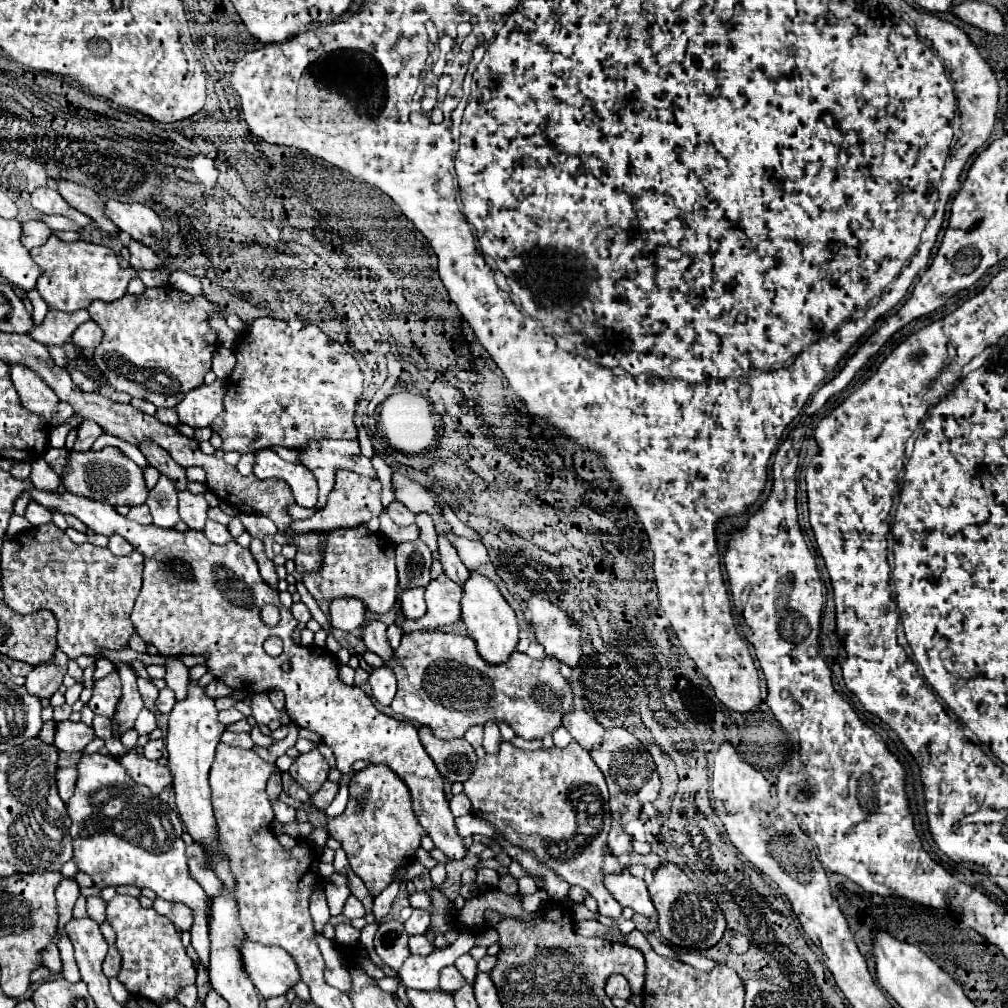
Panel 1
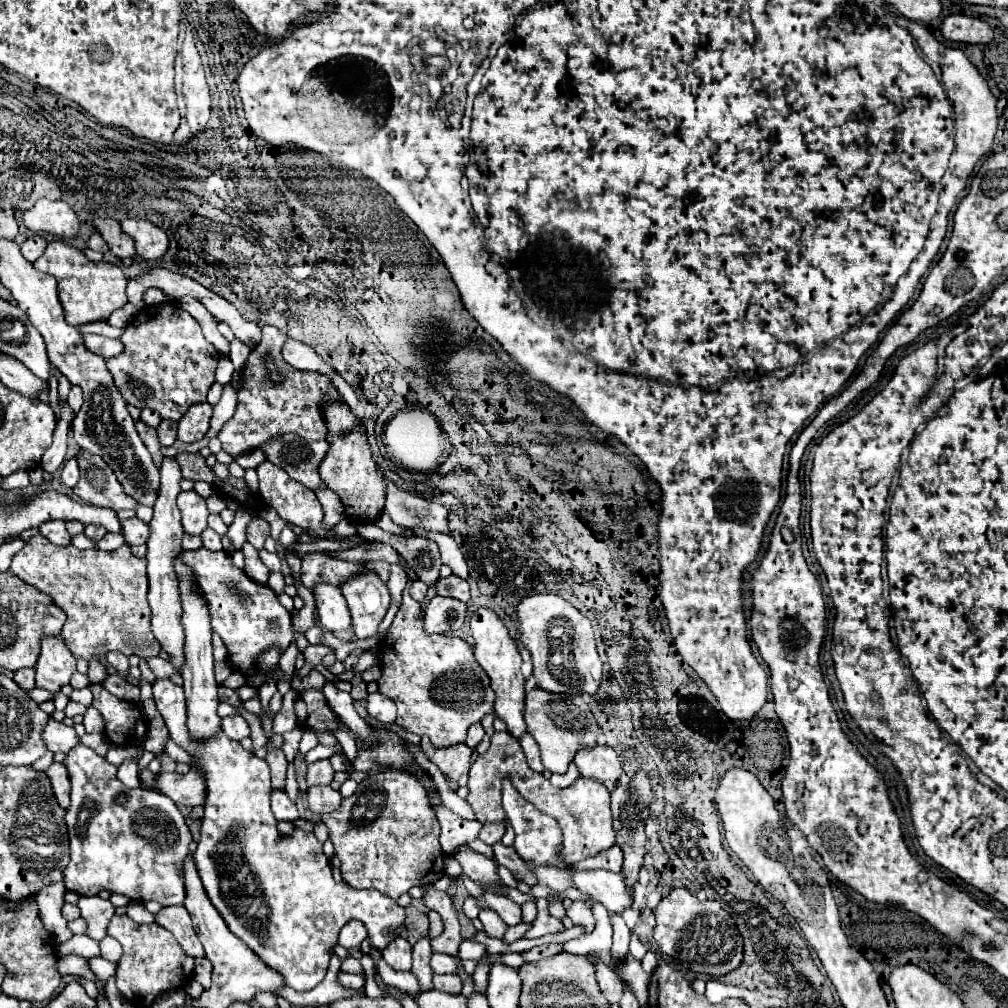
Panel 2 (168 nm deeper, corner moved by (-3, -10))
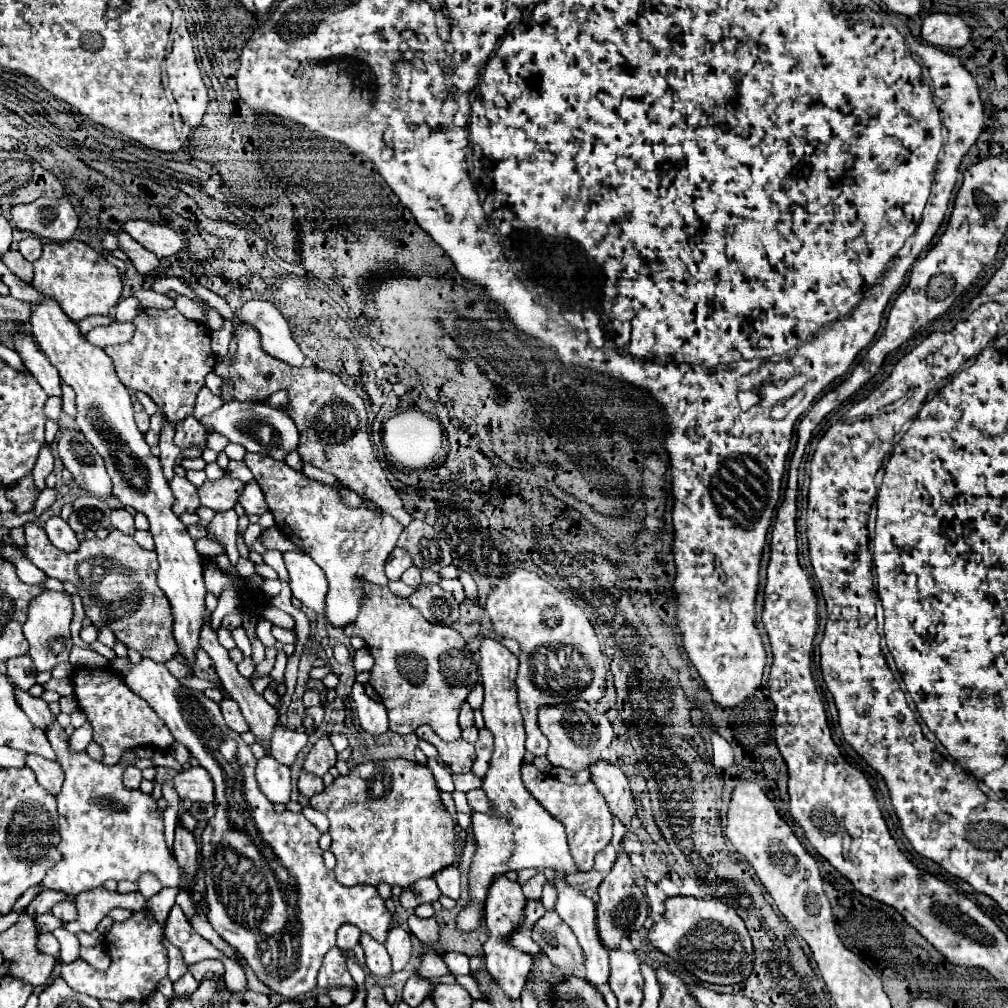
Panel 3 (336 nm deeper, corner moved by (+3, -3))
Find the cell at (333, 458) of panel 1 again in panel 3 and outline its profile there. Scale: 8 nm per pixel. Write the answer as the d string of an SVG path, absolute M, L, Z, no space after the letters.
M230 401L224 403L218 411L214 411L208 417L200 419L202 425L212 427L214 431L226 435L232 443L240 443L242 447L246 447L246 451L254 451L254 453L264 453L270 455L278 461L284 461L286 453L296 451L298 449L298 439L300 439L300 431L296 429L294 421L290 417L286 417L284 413L262 405L262 403L240 403L240 401Z

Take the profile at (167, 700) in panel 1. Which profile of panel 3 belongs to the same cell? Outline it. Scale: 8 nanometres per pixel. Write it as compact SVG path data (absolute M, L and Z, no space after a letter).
M142 659L140 665L132 665L124 677L126 685L142 697L168 725L174 741L186 745L192 757L210 773L214 781L214 807L216 813L202 831L202 867L206 877L206 903L208 921L214 931L232 945L274 993L288 999L302 997L316 987L316 973L324 955L336 945L336 931L342 923L354 923L362 933L368 933L374 941L384 943L392 923L392 913L386 909L384 899L374 885L344 887L336 881L334 873L324 867L322 849L318 845L320 831L302 813L276 813L272 803L260 795L256 783L256 757L242 737L228 729L222 719L220 707L210 701L202 691L180 685L168 669L150 659Z

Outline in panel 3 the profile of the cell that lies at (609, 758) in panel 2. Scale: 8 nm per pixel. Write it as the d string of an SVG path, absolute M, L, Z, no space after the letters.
M604 759L596 761L596 765L590 765L588 771L594 785L608 801L608 807L612 809L612 813L626 825L626 829L630 829L630 819L636 811L636 805L634 805L634 797L628 787L628 777L624 775L624 771L618 765L612 765L610 761L604 761Z

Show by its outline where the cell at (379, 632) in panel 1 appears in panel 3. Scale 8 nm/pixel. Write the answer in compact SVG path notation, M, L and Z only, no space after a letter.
M246 453L244 463L254 473L254 479L266 497L276 525L326 573L330 583L326 595L328 621L336 627L346 627L360 611L364 599L362 587L366 583L388 585L384 561L394 551L396 539L404 527L394 517L384 515L372 501L364 501L364 505L358 509L346 507L340 501L336 489L326 487L268 455Z

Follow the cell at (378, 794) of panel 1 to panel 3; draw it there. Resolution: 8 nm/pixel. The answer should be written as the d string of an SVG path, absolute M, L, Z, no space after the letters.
M384 759L360 763L350 771L348 777L336 777L330 787L314 795L310 799L310 807L324 813L330 819L330 851L336 857L334 875L342 885L348 887L362 883L388 883L408 887L412 885L412 881L432 877L440 869L450 865L458 851L454 821L450 813L442 807L432 771L424 765L418 765L416 761Z

